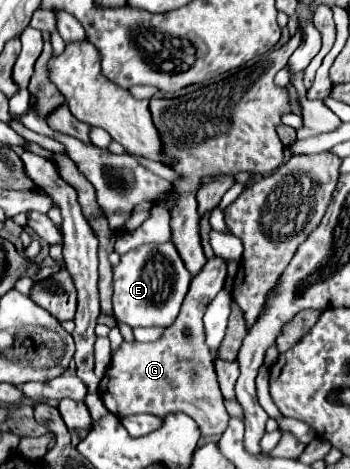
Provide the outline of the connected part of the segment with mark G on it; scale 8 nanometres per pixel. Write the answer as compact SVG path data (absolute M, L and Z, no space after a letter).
M215 255L211 261L207 261L201 273L193 277L179 317L165 329L157 343L123 341L119 349L113 351L105 377L99 383L99 395L111 413L117 417L151 413L163 419L165 415L179 411L195 419L201 435L221 435L227 429L229 413L217 385L213 355L205 345L203 331L203 315L213 297L223 289L225 273L225 261Z

